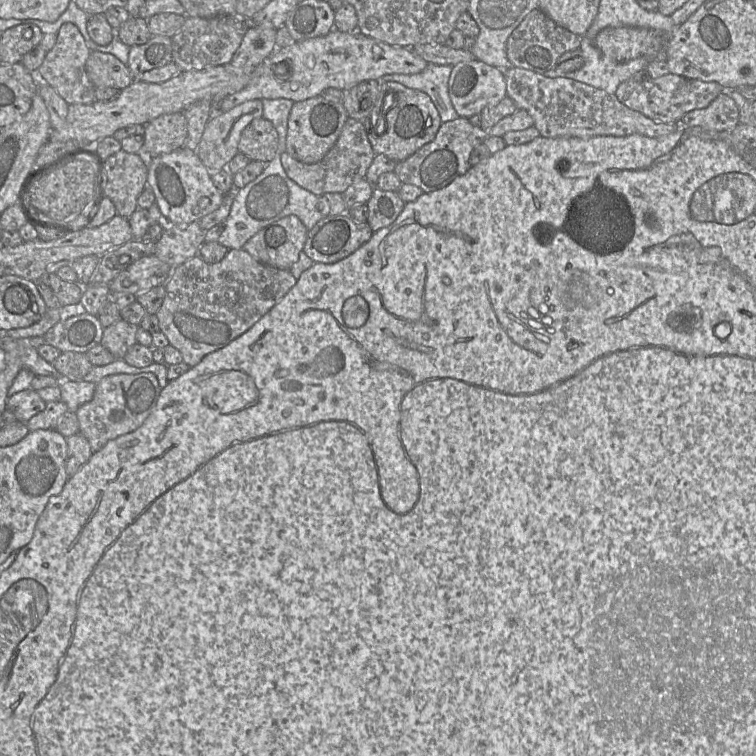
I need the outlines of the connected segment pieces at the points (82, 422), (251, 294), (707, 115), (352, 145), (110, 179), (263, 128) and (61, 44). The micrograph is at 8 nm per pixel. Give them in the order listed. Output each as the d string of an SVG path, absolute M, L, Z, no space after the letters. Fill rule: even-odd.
M150 372L139 374L113 374L103 377L95 388L91 401L76 411L79 433L89 442L92 452L102 449L107 442L136 430L154 411L161 386L157 377Z
M242 248L229 249L221 261L213 264L206 263L196 255L174 267L164 285L165 297L156 313L160 331L167 337L169 344L181 353L183 362L194 367L206 355L225 347L250 329L296 282L290 270L265 265Z
M729 91L722 92L708 107L686 113L681 124L714 131L731 131L739 124L739 106Z
M348 117L338 140L322 160L314 164L305 164L283 152L281 163L291 180L319 197L325 193L343 194L349 186L366 177L374 157L375 153L364 124Z
M121 149L105 160L105 196L111 199L118 215L128 219L138 208L137 199L147 186L147 173L147 157L143 153L128 153Z
M264 117L252 120L242 131L238 151L251 159L269 163L278 149L278 133Z
M64 23L57 33L55 45L46 53L37 70L37 76L53 87L68 104L91 104L96 101L95 87L85 69L90 52L78 27L73 23Z

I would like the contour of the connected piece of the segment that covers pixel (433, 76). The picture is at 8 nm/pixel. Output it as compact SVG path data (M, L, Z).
M428 64L427 67L417 74L388 74L382 81L395 81L411 89L426 93L437 108L442 123L455 120L458 113L453 107L449 96L449 78L452 67L450 65Z

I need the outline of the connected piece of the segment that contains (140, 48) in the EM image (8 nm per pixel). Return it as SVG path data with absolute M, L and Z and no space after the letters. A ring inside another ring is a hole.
M152 35L142 44L130 47L128 68L134 80L147 71L164 66L173 61L172 39L161 35Z

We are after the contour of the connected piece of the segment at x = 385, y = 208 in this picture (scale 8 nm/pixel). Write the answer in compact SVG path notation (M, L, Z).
M374 187L366 203L368 206L367 222L372 231L376 232L391 225L403 211L405 204L398 192Z

